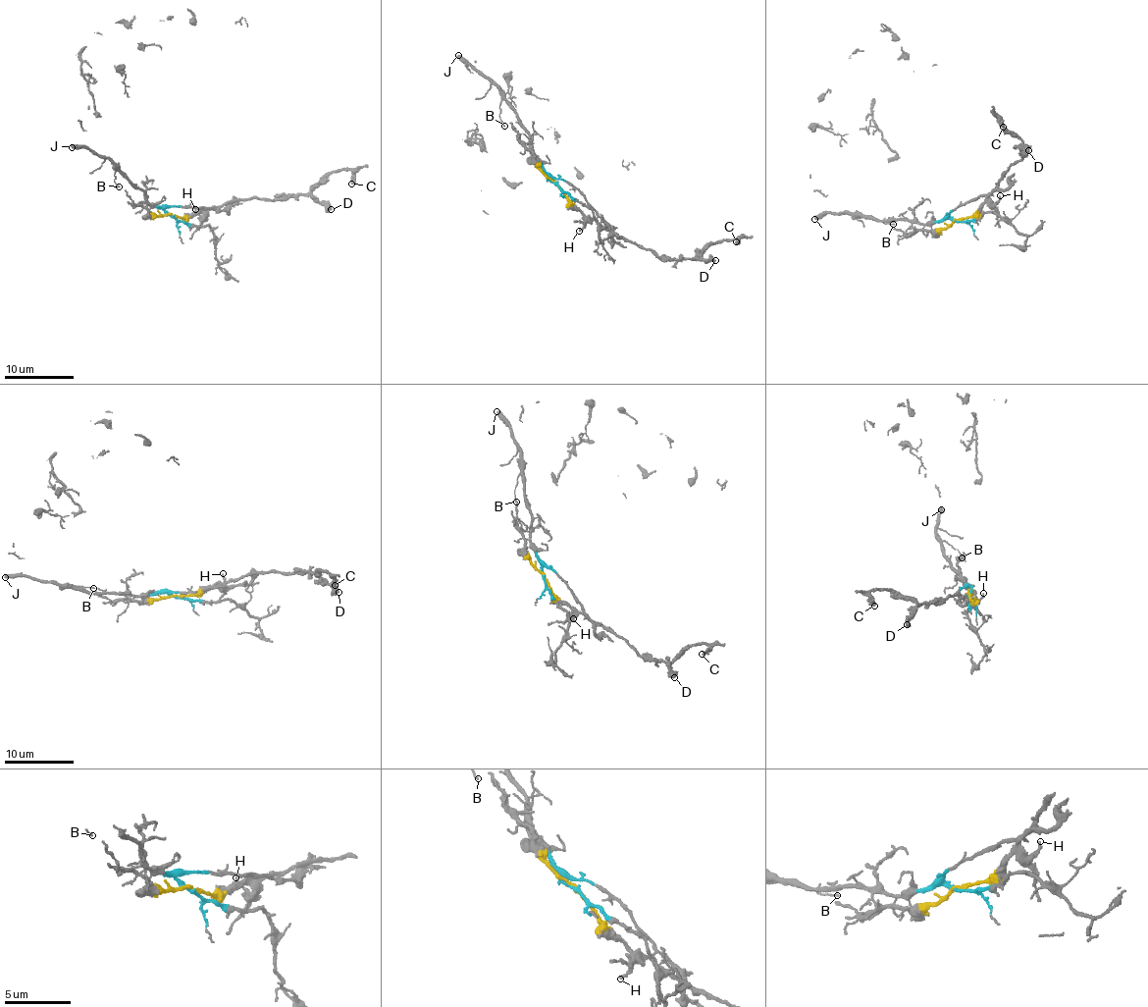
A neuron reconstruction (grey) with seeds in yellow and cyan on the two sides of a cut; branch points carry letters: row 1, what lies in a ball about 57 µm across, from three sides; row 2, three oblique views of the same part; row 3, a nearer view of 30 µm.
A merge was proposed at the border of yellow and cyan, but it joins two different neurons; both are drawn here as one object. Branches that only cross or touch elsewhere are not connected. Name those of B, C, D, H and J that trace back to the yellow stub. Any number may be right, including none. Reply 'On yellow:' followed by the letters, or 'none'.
On yellow: C, D, H

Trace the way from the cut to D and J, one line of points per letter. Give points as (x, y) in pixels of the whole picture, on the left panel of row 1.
D: (170, 215), (183, 219), (199, 209), (210, 210), (237, 199), (312, 194), (332, 210)
J: (170, 215), (163, 208), (148, 203), (143, 190), (119, 169), (88, 150), (72, 147)

